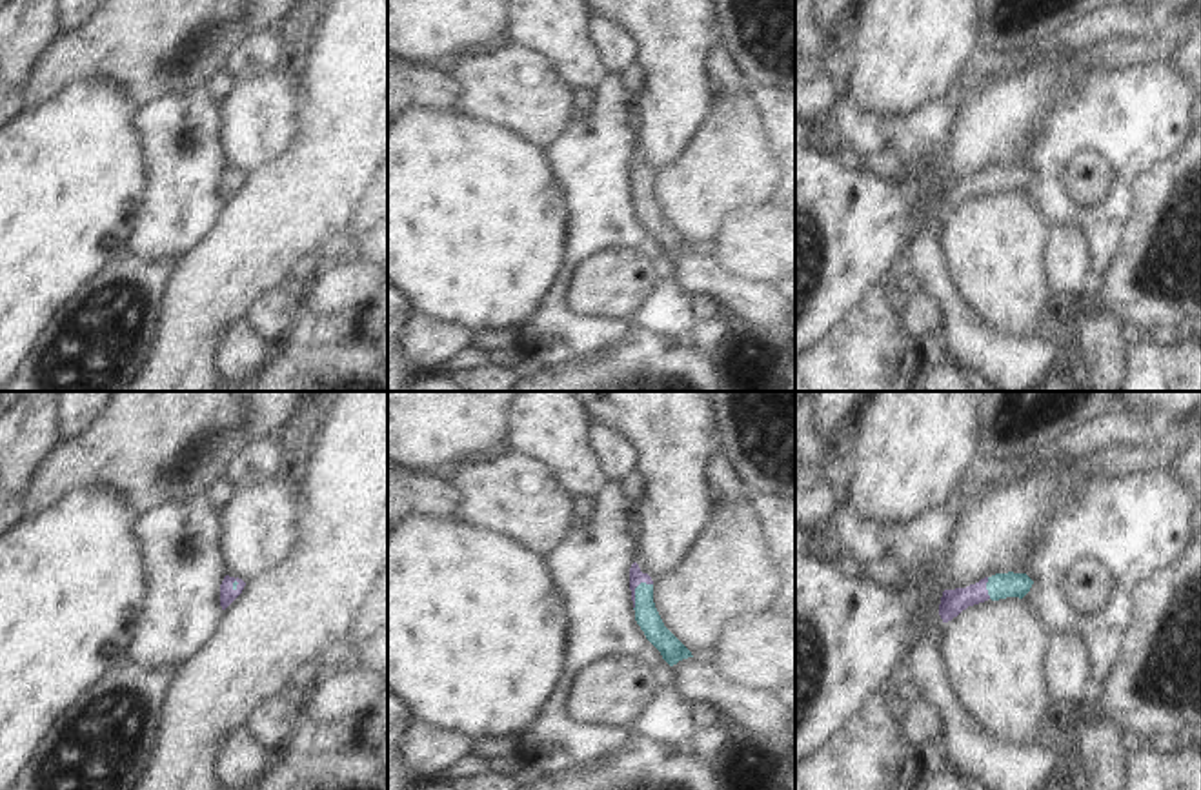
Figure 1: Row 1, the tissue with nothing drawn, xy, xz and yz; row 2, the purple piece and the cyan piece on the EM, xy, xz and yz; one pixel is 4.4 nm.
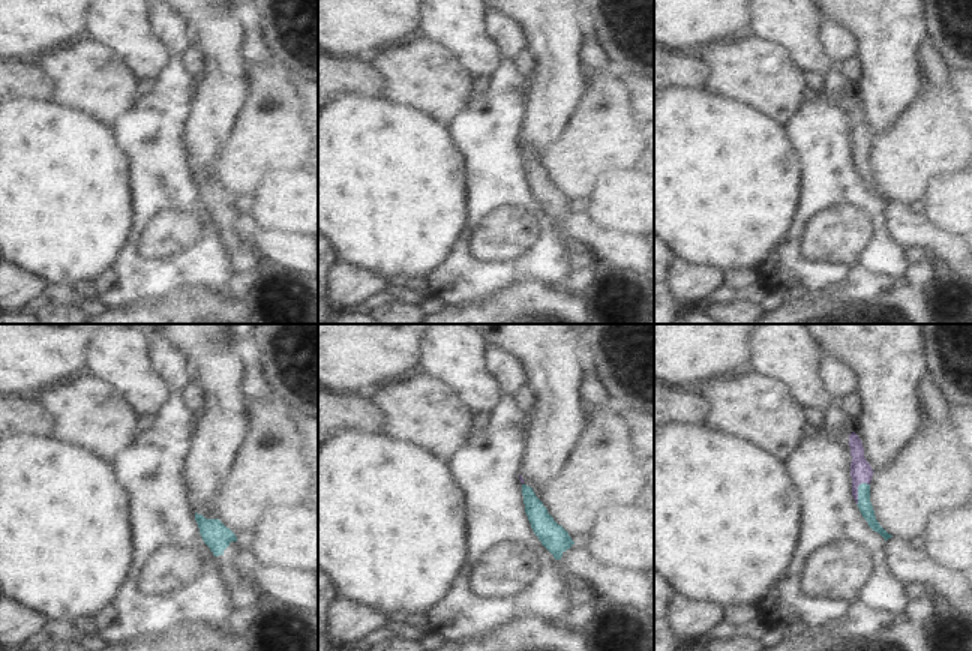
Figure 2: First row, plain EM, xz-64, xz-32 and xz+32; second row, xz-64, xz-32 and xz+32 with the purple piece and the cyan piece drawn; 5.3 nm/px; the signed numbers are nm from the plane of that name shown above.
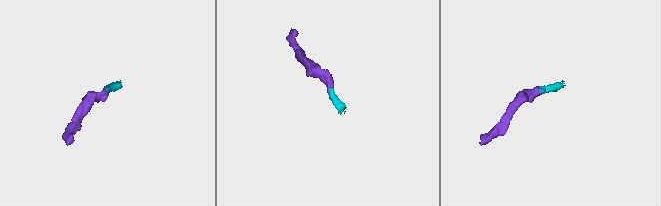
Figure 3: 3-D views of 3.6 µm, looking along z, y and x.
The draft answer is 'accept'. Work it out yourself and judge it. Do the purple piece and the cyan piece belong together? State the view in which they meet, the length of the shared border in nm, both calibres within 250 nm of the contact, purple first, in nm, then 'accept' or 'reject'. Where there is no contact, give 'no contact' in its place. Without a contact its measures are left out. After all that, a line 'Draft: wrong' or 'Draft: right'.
contact in xz; length 150 nm; calibres 60 and 110 nm; accept
Draft: right

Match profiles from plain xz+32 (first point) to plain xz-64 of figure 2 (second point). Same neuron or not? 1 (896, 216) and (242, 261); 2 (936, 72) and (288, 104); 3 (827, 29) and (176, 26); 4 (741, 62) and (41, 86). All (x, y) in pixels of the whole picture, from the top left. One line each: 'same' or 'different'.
1: different
2: different
3: same
4: different

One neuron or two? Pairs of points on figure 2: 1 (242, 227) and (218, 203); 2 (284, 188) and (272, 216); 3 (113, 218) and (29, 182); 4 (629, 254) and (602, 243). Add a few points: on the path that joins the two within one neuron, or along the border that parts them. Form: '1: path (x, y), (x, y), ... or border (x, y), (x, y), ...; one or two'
1: border (242, 212), (234, 221), (234, 228), (254, 245); two
2: path (284, 195), (272, 209); one
3: path (92, 218), (77, 218), (50, 191); one
4: path (623, 254), (608, 243); one

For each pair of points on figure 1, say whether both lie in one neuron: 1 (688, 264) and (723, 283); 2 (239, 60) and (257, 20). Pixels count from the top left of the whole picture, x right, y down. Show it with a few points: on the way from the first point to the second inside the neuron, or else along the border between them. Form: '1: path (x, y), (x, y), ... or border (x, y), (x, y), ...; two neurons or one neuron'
1: path (697, 273), (714, 283); one neuron
2: border (277, 28), (266, 28), (248, 37); two neurons

